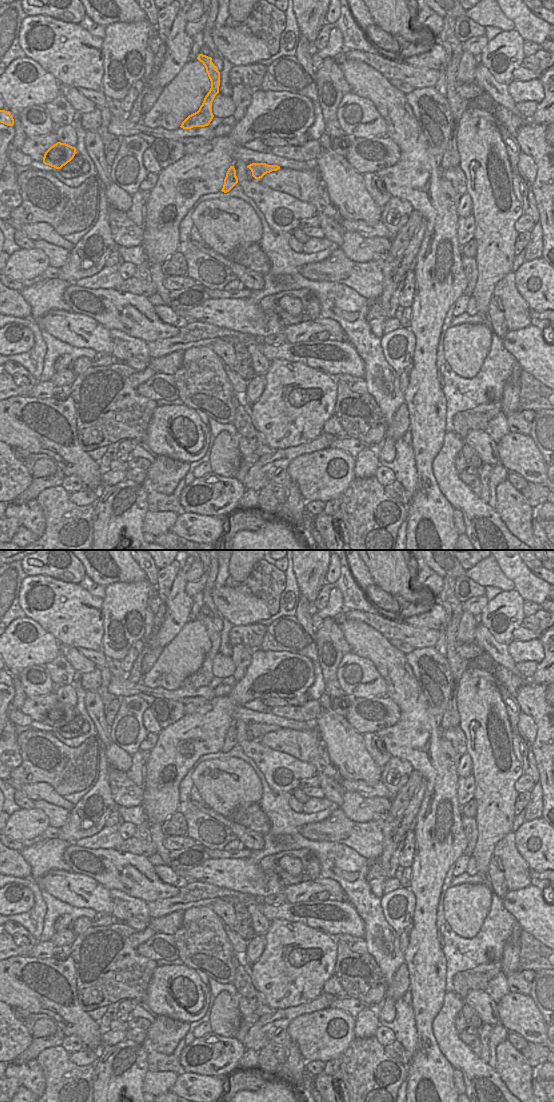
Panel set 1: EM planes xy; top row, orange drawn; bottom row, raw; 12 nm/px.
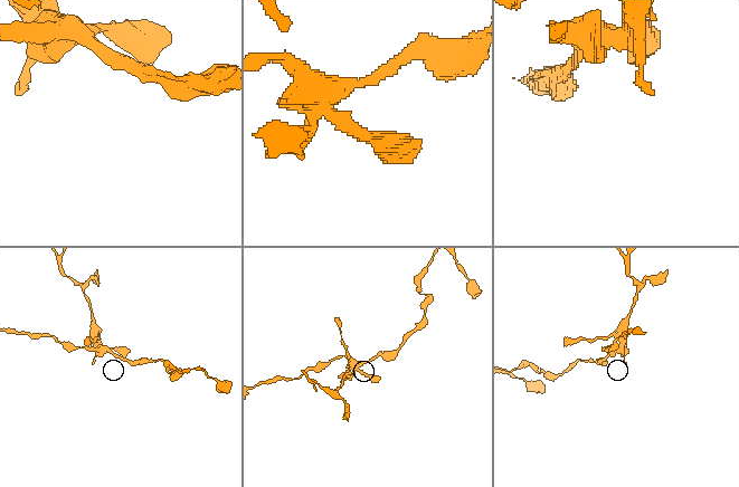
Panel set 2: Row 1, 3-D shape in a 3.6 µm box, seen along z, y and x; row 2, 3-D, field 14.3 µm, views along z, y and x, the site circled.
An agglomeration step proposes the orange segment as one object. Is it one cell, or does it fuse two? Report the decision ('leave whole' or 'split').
split

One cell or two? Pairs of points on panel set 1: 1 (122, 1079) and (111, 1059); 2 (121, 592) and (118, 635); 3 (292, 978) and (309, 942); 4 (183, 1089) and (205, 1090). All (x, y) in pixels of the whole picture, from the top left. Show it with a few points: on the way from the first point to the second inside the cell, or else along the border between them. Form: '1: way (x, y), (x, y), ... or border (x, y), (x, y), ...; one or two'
1: way (116, 1076), (111, 1065); one
2: way (121, 603), (121, 624); one
3: way (290, 964), (290, 953), (285, 945), (295, 942); one
4: way (188, 1086), (200, 1088); one

